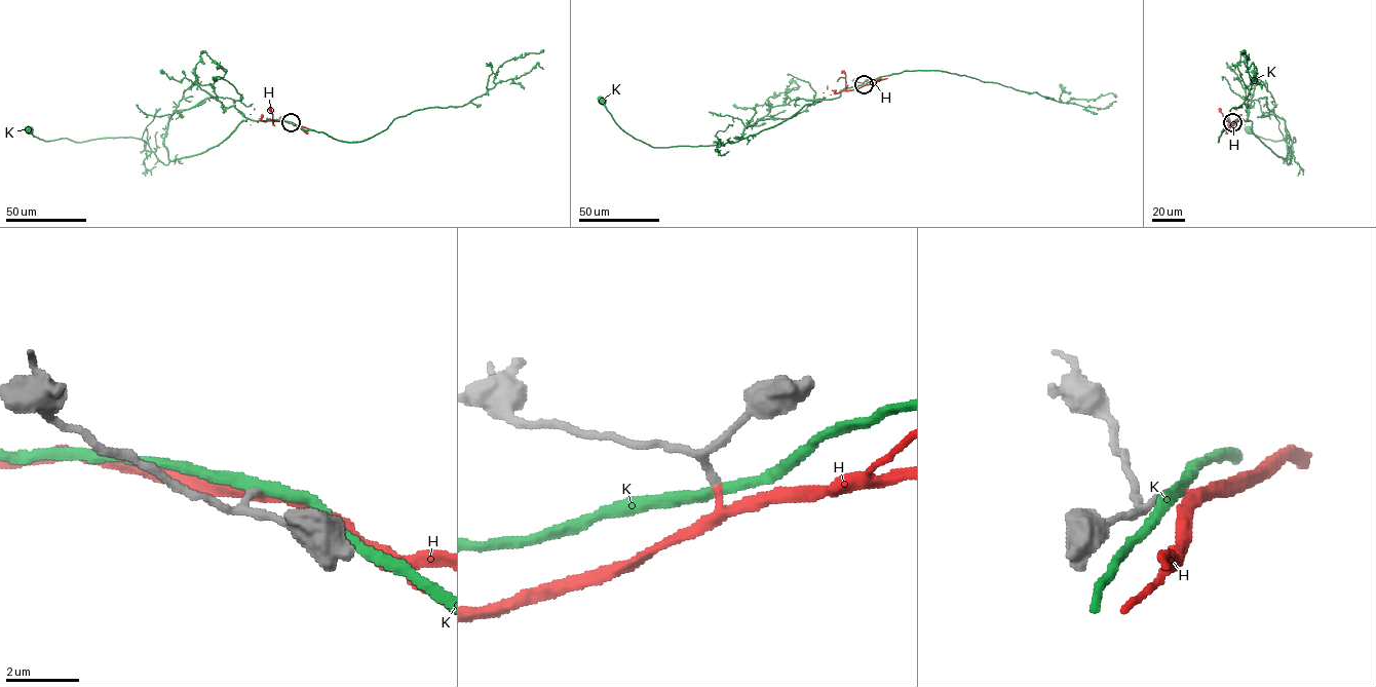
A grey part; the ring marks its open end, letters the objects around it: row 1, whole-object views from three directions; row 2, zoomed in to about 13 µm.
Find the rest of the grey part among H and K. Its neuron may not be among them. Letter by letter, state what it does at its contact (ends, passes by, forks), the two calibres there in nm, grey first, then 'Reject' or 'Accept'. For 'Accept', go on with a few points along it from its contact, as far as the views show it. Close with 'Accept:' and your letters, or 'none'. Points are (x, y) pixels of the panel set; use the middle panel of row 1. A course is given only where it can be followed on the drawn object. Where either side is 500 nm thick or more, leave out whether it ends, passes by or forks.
H: It passes by. Thickness 140 nm (grey) against 180 nm. Accept. Its course: (864, 84), (835, 93), (827, 85)
K: It passes by. Thickness 140 nm (grey) against 300 nm. Reject
Accept: H

